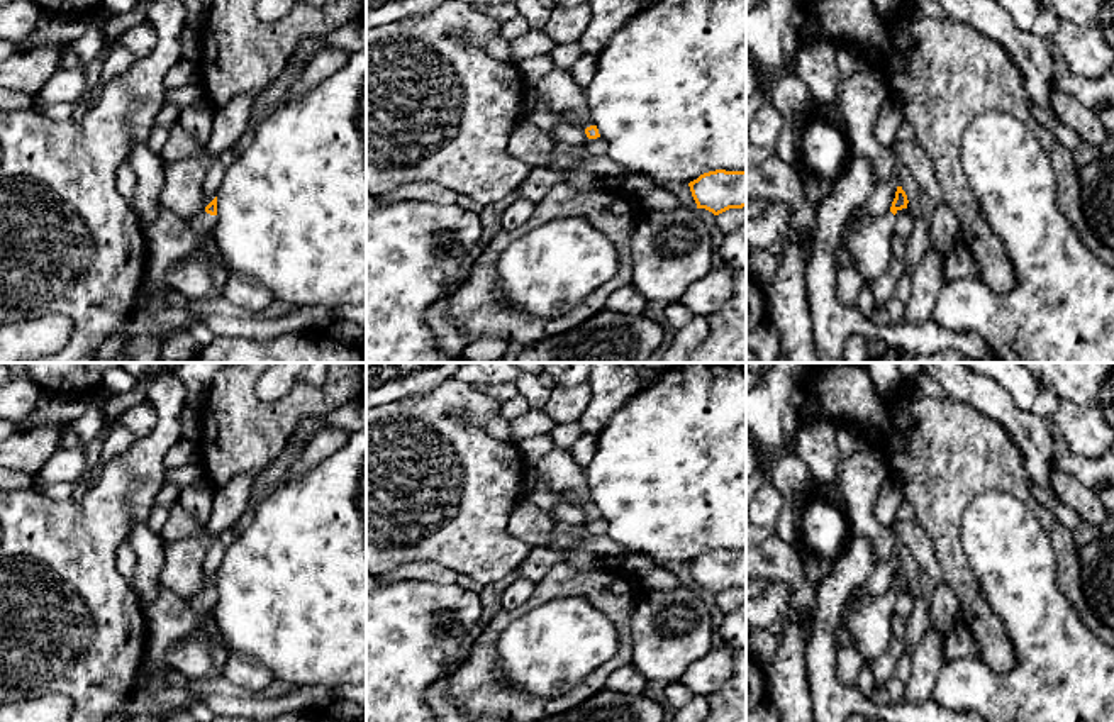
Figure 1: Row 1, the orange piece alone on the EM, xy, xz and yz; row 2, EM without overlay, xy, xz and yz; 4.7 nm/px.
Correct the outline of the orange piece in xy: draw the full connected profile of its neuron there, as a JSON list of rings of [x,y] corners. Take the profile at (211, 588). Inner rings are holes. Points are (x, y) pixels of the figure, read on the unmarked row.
[[[217,576],[205,586],[205,591],[188,600],[192,610],[203,619],[214,619],[214,608],[217,603]]]

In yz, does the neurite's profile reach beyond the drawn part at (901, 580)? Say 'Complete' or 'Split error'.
Split error

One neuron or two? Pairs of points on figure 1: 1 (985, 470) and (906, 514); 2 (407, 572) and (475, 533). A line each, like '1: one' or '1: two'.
1: two
2: two

